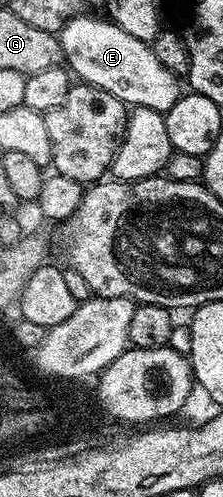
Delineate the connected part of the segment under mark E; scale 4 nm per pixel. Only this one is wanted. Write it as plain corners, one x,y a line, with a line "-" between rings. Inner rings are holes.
77,16
59,33
61,55
68,71
78,81
115,94
115,98
127,106
150,108
162,114
171,110
183,95
183,88
177,85
178,77
159,62
150,45
139,42
139,38
131,38
131,34
112,19
96,20
94,16

